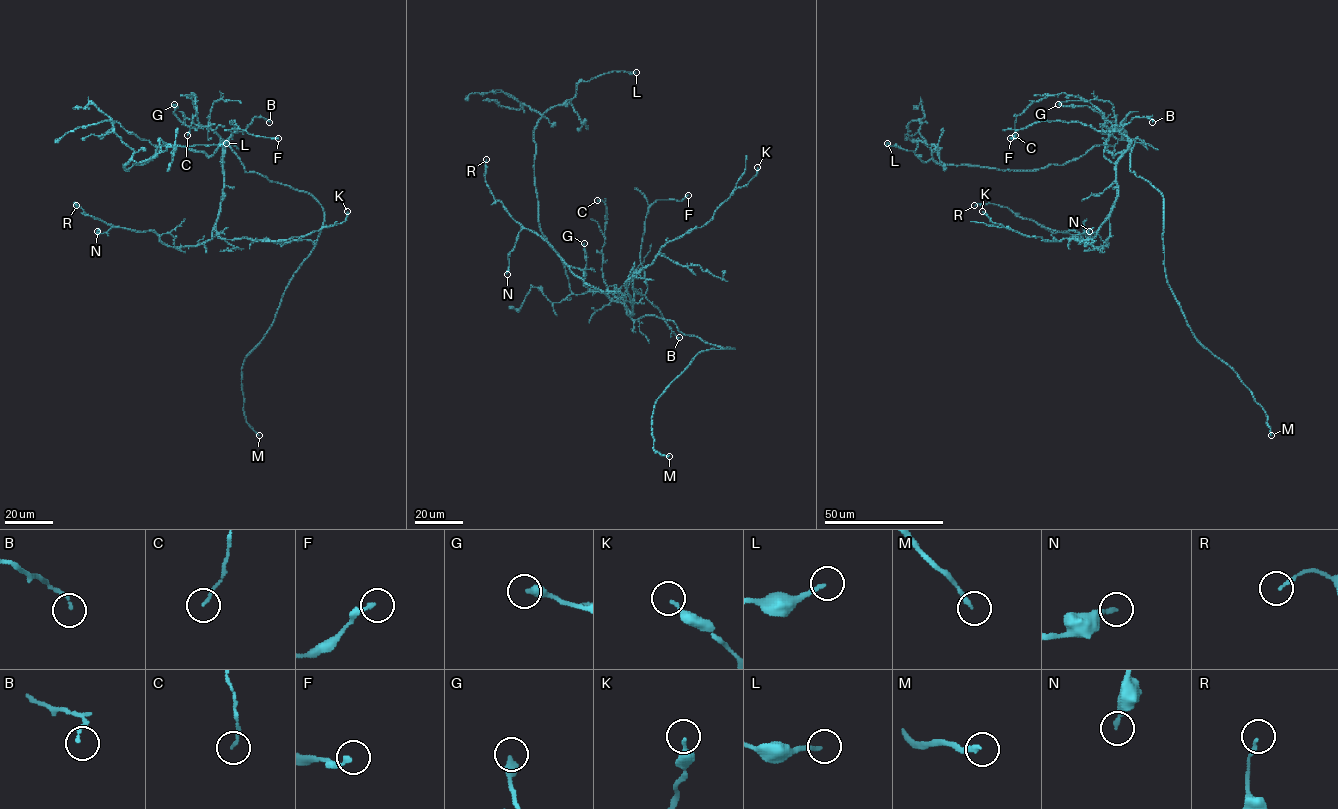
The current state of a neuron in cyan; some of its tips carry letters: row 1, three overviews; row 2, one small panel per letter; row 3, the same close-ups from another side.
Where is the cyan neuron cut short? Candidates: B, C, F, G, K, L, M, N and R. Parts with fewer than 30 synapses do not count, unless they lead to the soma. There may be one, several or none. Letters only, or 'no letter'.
M

